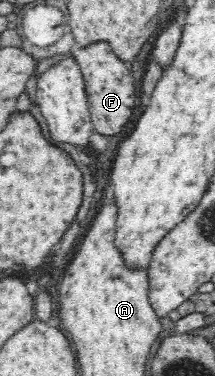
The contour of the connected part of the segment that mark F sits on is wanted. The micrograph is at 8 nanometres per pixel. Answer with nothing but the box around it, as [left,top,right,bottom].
[70,43,137,136]

